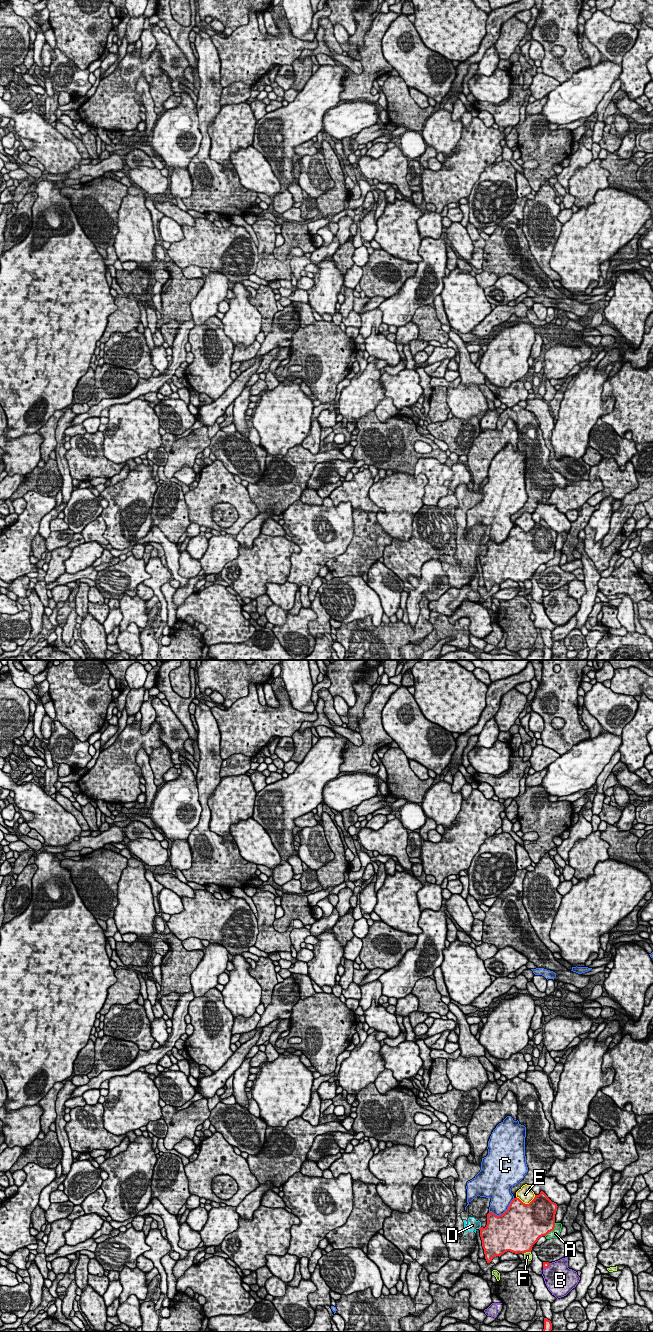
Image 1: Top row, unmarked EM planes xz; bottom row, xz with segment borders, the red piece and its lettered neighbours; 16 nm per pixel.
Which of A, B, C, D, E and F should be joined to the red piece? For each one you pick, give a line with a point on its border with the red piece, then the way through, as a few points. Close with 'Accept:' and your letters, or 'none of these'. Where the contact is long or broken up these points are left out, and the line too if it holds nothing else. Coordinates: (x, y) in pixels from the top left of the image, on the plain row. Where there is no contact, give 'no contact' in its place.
Accept: none of these

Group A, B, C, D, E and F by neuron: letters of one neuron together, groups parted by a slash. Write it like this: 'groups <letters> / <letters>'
groups A / B / C / D / E / F

